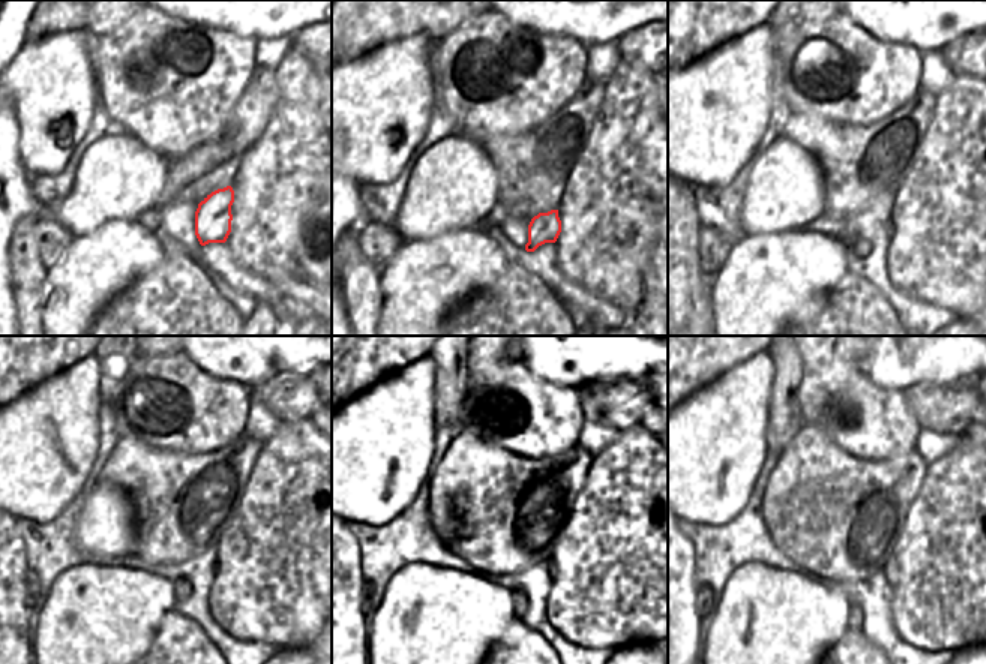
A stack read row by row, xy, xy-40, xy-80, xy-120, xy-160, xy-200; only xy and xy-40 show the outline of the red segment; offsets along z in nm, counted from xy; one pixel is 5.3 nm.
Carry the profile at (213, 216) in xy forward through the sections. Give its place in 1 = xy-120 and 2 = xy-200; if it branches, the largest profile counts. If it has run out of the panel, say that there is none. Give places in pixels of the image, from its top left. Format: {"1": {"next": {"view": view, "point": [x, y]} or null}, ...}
{"1": {"next": {"view": "xy-120", "point": [182, 589]}}, "2": {"next": {"view": "xy-200", "point": [854, 622]}}}

